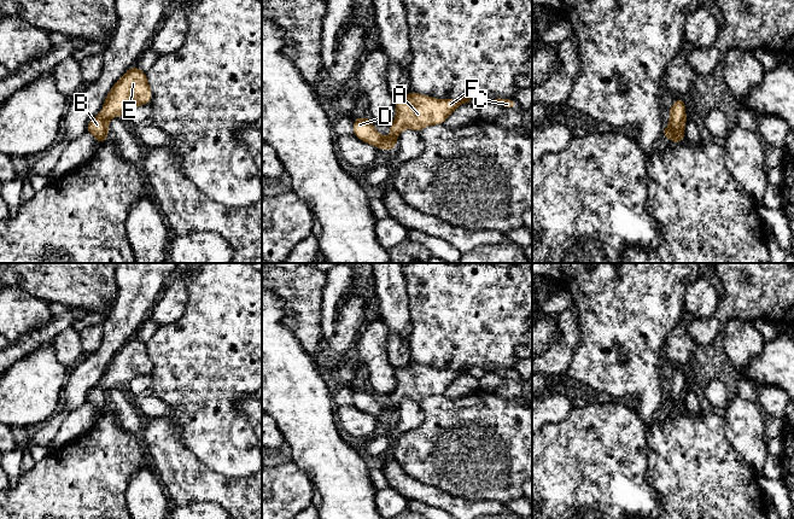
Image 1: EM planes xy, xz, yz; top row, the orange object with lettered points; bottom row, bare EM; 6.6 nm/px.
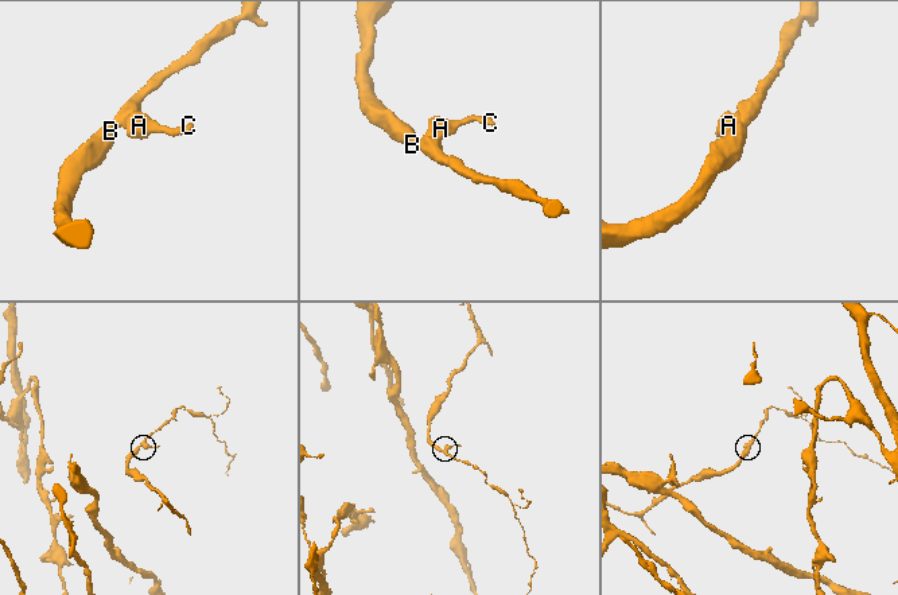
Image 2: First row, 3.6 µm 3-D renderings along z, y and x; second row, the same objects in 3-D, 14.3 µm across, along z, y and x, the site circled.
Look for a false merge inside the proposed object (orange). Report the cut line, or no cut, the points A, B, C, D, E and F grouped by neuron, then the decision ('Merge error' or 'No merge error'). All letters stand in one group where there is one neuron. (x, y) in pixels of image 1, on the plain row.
No split. Groups: A B C D E F. No merge error

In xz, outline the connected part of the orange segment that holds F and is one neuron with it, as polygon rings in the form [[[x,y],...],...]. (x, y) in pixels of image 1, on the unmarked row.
[[[410,362],[405,367],[396,369],[397,387],[390,395],[391,409],[379,404],[368,387],[354,389],[354,406],[380,420],[393,420],[397,408],[404,398],[420,402],[426,396],[443,395],[456,378],[469,371],[471,368],[438,371]]]

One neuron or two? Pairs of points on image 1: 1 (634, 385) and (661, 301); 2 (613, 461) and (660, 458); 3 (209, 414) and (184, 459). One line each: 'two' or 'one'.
1: one
2: two
3: two

